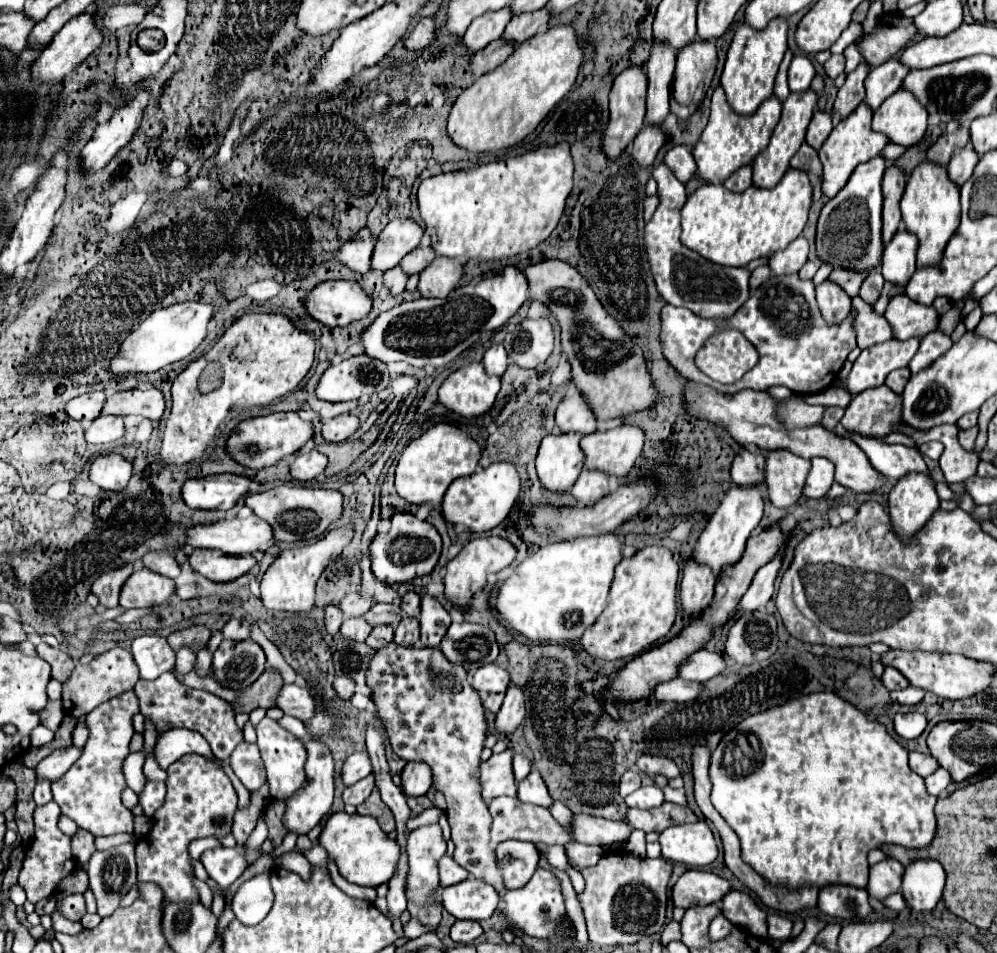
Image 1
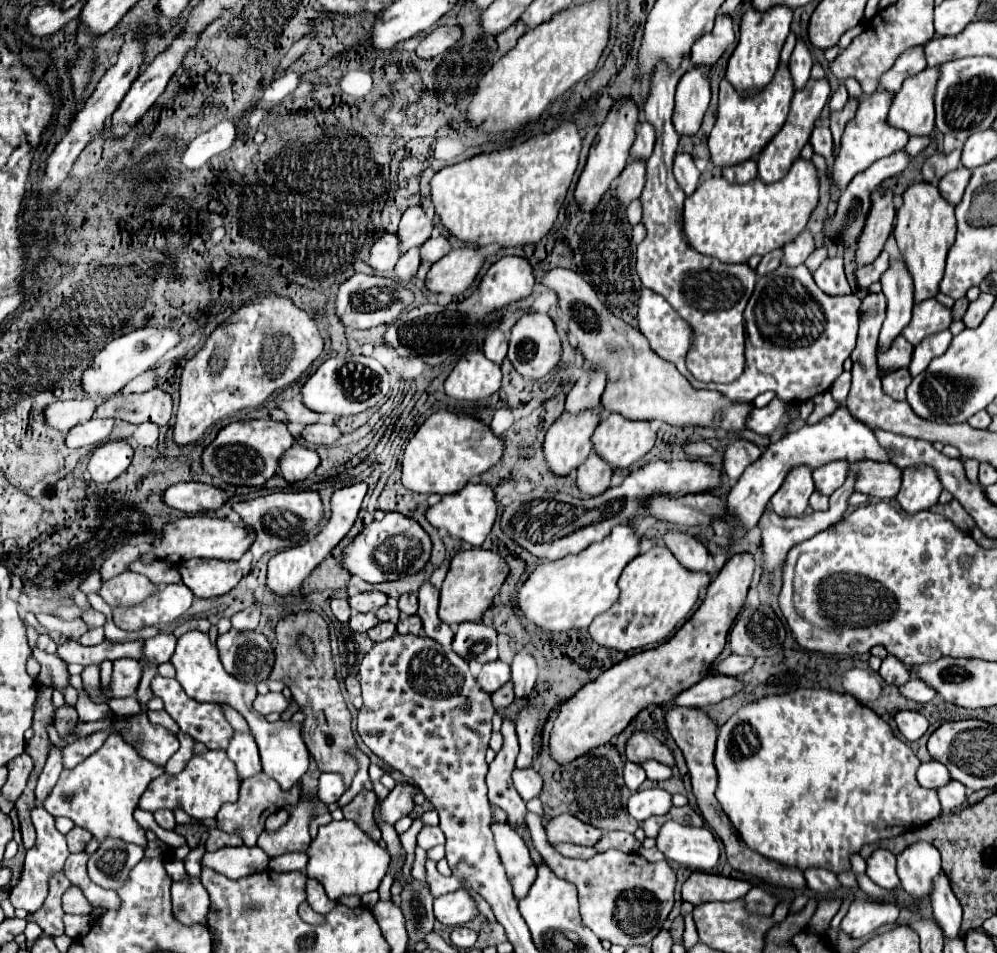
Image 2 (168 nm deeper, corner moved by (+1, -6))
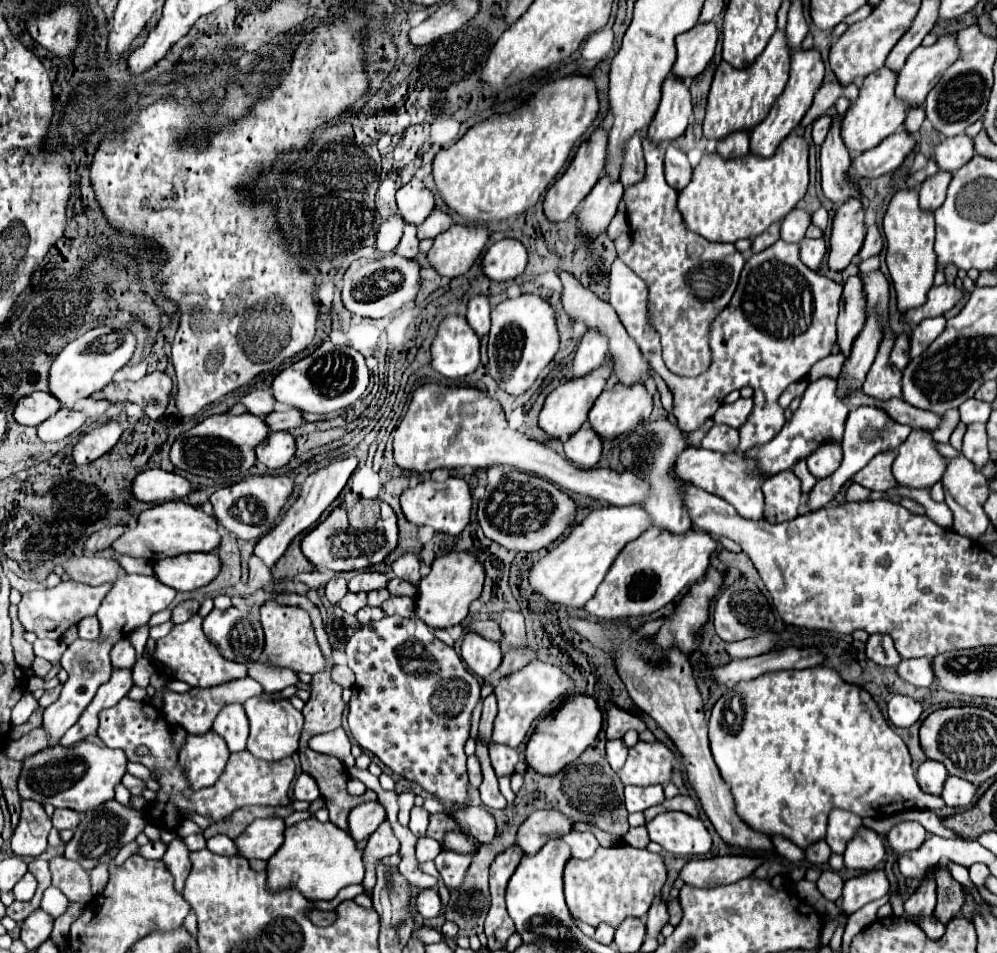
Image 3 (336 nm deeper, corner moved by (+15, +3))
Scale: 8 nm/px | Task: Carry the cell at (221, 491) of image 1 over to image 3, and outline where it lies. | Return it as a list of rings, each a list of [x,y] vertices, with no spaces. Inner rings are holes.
[[[145,470],[133,480],[133,496],[141,502],[161,504],[169,500],[181,500],[193,492],[187,478],[165,472],[165,470]]]

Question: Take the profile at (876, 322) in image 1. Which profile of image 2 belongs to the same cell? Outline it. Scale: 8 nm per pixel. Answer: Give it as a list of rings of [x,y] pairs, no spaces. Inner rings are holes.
[[[897,337],[887,353],[879,353],[879,369],[895,371],[901,367],[909,367],[911,363],[911,353],[913,345],[909,341],[903,341],[903,337]]]

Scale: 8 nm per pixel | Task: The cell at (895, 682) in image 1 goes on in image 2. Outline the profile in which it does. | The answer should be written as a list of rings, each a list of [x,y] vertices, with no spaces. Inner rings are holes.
[[[887,655],[881,663],[879,675],[891,685],[903,685],[911,677],[911,669],[907,665],[903,665],[903,661],[899,661],[895,655]]]

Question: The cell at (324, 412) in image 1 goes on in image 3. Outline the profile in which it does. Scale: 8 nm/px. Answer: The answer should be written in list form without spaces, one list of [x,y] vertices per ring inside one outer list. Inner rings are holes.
[[[253,390],[241,398],[241,404],[245,404],[245,408],[255,416],[267,416],[277,406],[271,390]]]

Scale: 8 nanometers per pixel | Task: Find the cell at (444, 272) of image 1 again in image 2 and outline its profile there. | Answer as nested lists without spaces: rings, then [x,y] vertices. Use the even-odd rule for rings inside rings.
[[[471,245],[451,249],[445,257],[433,263],[425,281],[427,289],[431,293],[461,295],[471,287],[483,263],[485,255],[481,249],[475,249]]]

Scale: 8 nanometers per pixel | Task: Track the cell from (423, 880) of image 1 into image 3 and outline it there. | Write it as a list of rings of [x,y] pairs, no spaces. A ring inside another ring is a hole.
[[[413,808],[411,810],[409,830],[413,834],[425,834],[427,832],[427,824],[429,824],[429,812],[425,812],[423,808]]]

